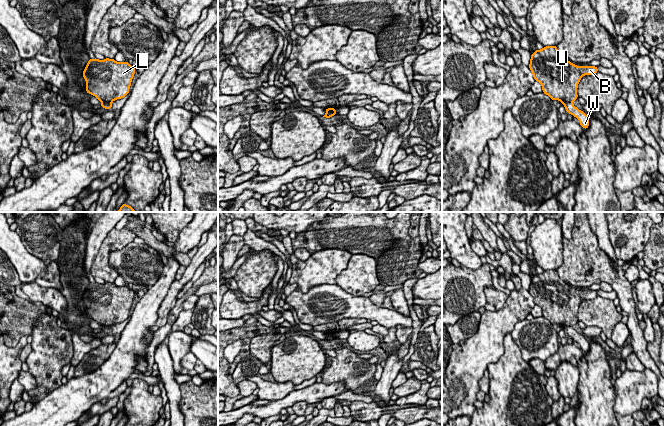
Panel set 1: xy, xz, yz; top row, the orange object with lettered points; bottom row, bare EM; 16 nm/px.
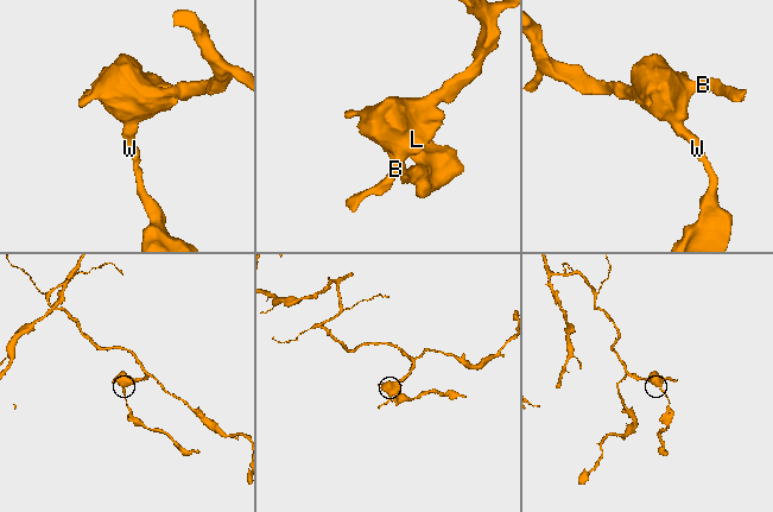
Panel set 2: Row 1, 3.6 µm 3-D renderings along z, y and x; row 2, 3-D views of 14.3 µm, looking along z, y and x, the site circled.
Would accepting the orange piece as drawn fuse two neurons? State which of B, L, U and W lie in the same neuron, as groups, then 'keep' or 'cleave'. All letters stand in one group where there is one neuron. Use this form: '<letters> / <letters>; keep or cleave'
B L U / W; cleave

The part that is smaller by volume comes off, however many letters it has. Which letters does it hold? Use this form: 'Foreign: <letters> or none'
Foreign: W

